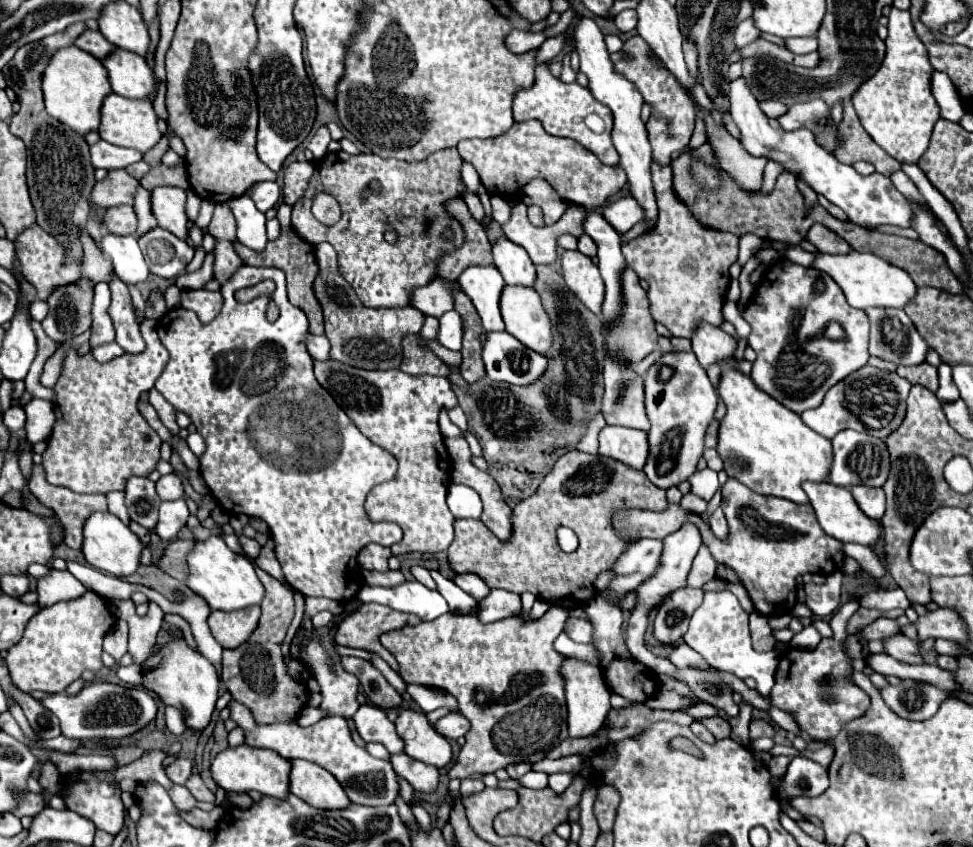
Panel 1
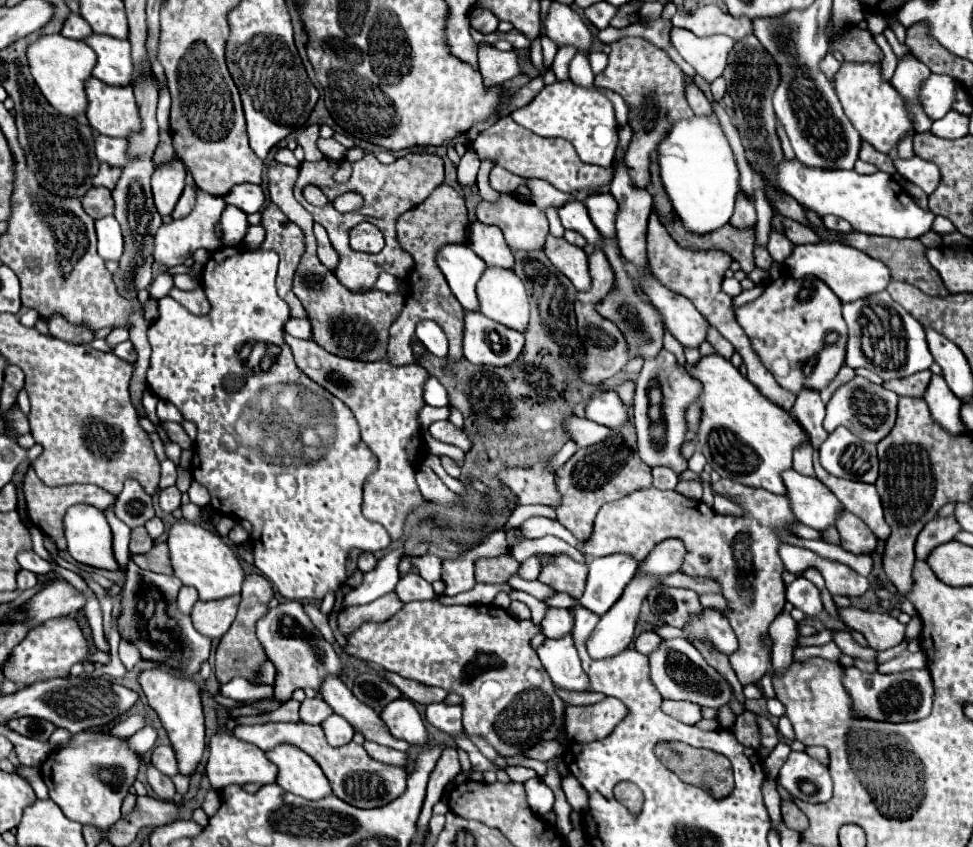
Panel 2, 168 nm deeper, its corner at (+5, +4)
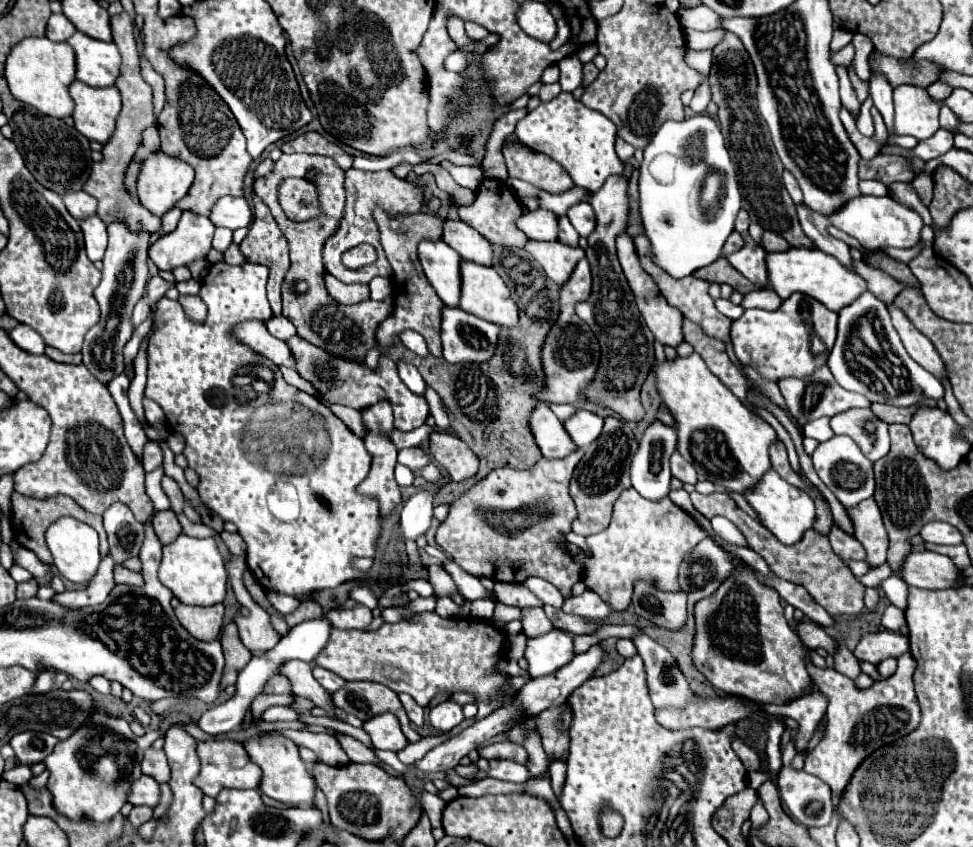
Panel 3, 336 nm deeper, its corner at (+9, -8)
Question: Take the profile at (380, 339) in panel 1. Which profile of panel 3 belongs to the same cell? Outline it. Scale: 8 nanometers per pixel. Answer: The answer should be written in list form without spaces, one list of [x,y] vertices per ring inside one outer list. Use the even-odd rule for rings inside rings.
[[[294,153],[294,155],[282,155],[276,163],[274,169],[254,181],[254,191],[256,195],[268,205],[272,211],[272,217],[276,219],[280,231],[288,239],[290,245],[290,269],[284,277],[282,283],[282,315],[288,317],[298,335],[322,349],[326,349],[332,355],[340,355],[346,359],[358,359],[362,361],[366,353],[374,347],[376,339],[376,327],[382,323],[390,311],[392,311],[392,299],[366,299],[354,305],[342,305],[334,301],[326,287],[324,287],[324,261],[322,261],[322,247],[326,239],[338,229],[342,217],[344,217],[344,171],[338,167],[338,163],[330,157],[322,155],[306,155],[306,153]],[[314,169],[318,175],[308,177],[308,171]],[[286,177],[302,177],[310,179],[316,189],[318,189],[318,207],[320,215],[314,219],[308,219],[306,223],[294,223],[290,221],[278,203],[278,183]],[[304,285],[304,289],[300,289]]]

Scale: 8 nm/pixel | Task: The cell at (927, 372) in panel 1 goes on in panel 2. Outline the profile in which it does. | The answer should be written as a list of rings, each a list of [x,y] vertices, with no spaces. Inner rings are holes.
[[[930,369],[922,371],[922,373],[914,373],[914,377],[902,377],[902,379],[894,379],[894,381],[884,381],[882,385],[886,389],[892,389],[898,395],[908,395],[908,397],[922,397],[928,383],[930,383]]]

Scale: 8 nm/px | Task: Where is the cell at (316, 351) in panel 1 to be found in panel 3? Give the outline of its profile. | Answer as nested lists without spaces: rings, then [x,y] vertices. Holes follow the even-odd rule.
[[[272,315],[270,321],[266,321],[264,325],[270,331],[270,335],[274,335],[276,339],[282,339],[282,341],[296,335],[296,327],[284,315]]]

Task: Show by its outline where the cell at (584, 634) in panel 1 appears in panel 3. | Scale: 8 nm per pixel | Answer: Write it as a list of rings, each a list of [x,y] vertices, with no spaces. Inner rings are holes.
[[[524,607],[522,615],[520,615],[520,623],[522,623],[522,631],[528,637],[536,637],[536,635],[544,635],[552,629],[550,619],[546,617],[544,609],[540,607]]]

